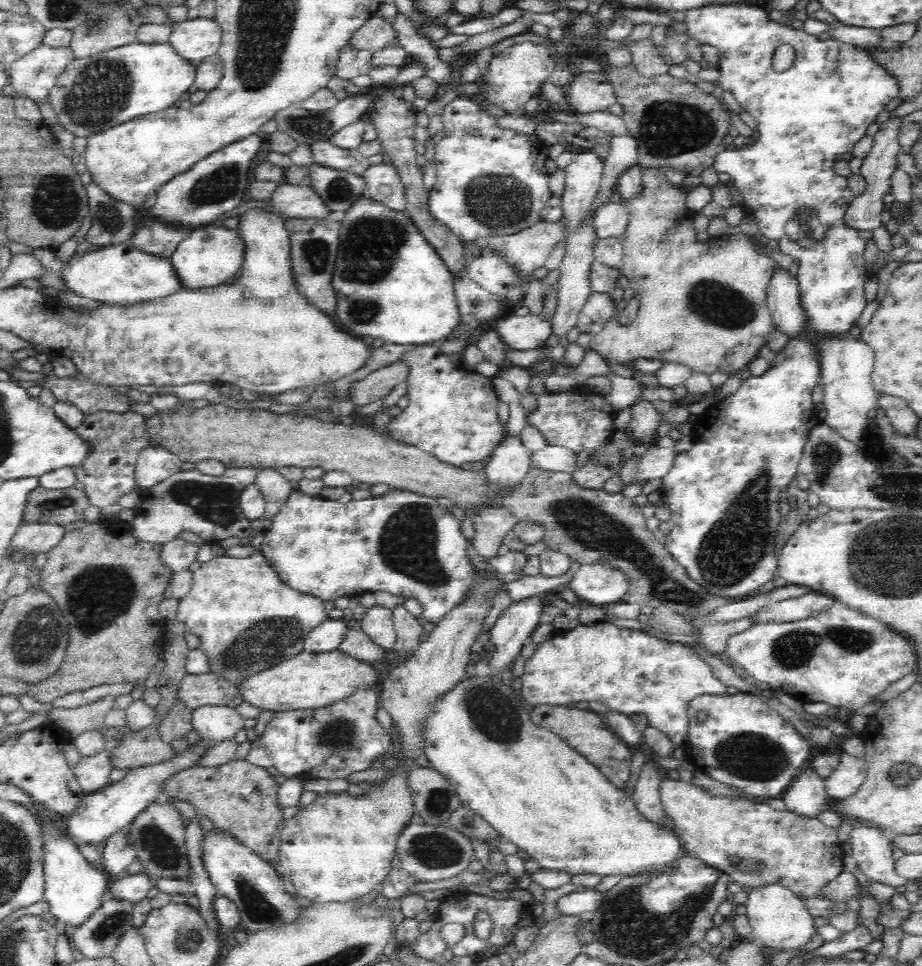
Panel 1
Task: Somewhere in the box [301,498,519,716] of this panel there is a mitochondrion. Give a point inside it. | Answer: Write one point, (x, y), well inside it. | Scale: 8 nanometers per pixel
(408, 543)

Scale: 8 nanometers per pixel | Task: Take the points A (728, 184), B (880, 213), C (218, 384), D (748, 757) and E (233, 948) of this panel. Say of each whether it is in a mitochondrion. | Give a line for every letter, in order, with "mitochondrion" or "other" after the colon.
A: other
B: other
C: other
D: mitochondrion
E: other

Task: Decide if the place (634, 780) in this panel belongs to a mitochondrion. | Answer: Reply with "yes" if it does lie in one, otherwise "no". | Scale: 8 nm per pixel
no

